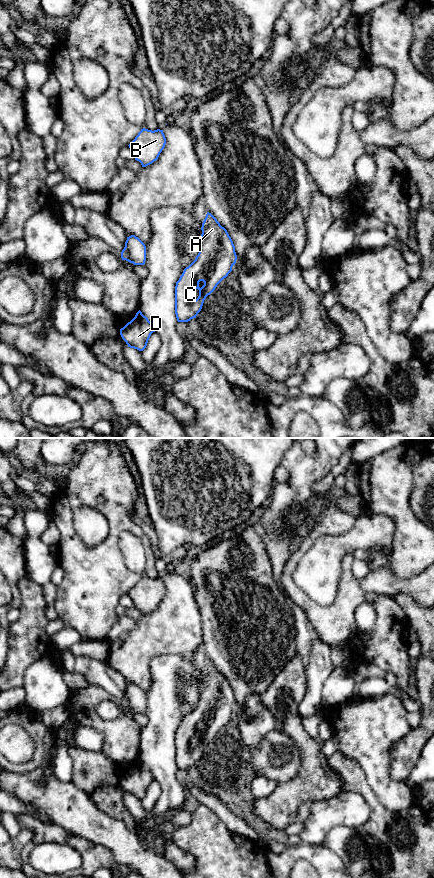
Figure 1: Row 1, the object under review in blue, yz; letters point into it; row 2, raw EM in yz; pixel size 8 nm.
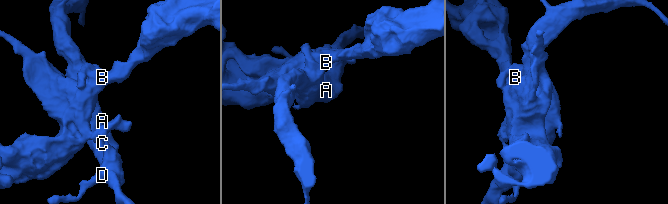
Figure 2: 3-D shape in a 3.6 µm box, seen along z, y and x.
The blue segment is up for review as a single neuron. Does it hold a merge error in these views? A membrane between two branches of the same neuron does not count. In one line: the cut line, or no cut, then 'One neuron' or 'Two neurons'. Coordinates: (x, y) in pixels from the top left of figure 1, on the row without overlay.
Split along yz (124, 695), (133, 710). Two neurons

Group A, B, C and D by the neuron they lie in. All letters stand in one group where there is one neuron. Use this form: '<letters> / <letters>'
A C D / B

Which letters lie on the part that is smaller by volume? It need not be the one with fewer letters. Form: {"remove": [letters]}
{"remove": ["B"]}

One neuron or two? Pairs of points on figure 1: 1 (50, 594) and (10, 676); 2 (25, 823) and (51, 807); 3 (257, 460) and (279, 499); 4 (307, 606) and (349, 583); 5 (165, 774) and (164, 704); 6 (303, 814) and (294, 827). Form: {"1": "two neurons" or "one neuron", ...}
{"1": "two neurons", "2": "two neurons", "3": "two neurons", "4": "one neuron", "5": "one neuron", "6": "one neuron"}

